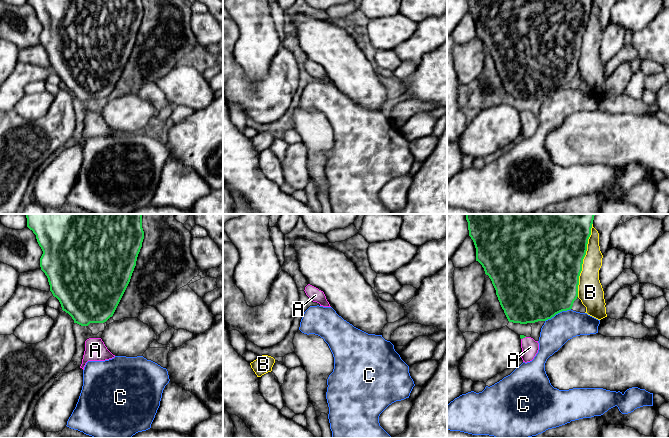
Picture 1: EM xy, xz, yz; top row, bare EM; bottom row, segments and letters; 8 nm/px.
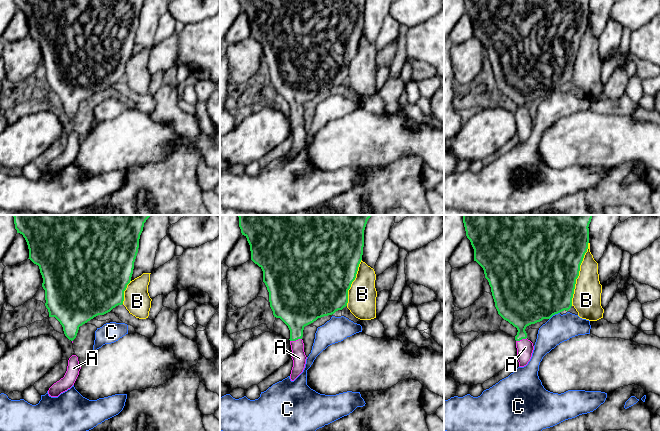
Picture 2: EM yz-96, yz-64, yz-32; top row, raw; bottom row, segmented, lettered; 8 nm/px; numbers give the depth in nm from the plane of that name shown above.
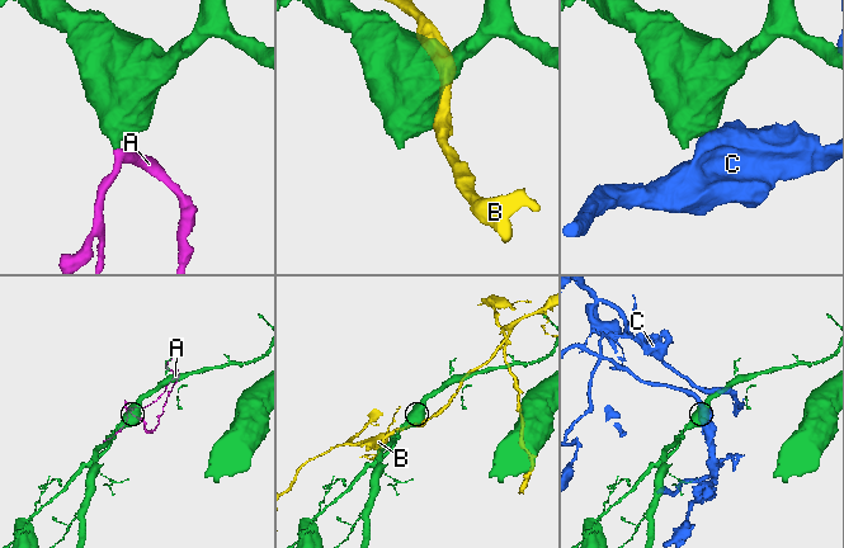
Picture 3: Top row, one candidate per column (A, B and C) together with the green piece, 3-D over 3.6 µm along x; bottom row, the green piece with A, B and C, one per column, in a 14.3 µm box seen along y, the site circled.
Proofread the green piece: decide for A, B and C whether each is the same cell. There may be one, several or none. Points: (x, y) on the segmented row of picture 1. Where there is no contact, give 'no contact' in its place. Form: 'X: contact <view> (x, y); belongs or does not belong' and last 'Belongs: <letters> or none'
A: contact yz (523, 337); belongs
B: contact yz (582, 260); does not belong
C: contact yz (557, 313); does not belong
Belongs: A

